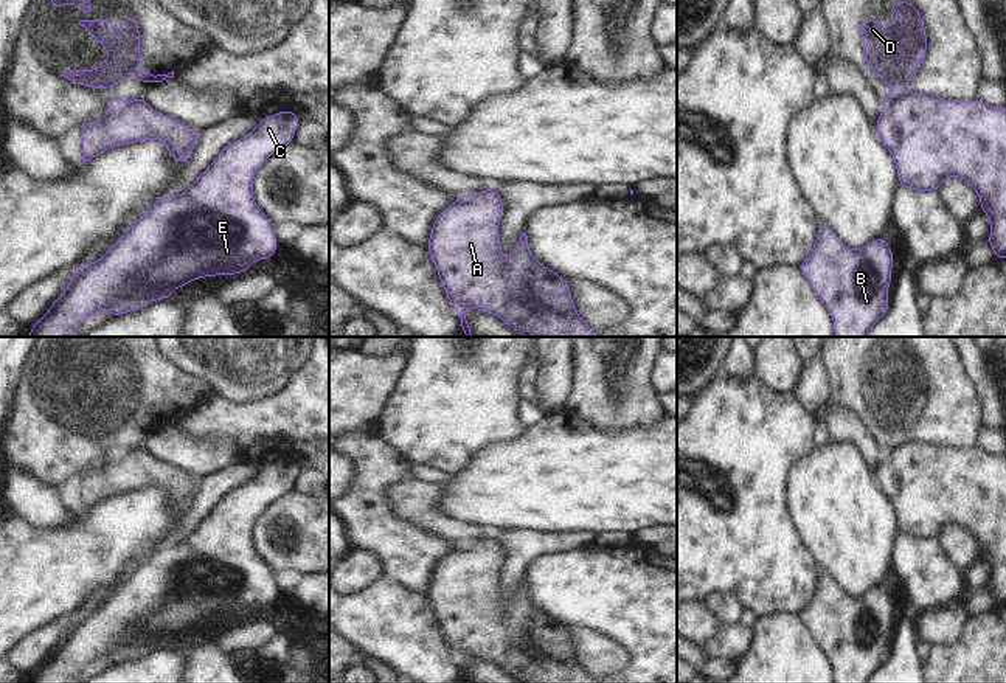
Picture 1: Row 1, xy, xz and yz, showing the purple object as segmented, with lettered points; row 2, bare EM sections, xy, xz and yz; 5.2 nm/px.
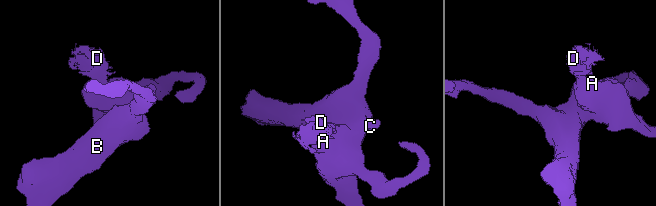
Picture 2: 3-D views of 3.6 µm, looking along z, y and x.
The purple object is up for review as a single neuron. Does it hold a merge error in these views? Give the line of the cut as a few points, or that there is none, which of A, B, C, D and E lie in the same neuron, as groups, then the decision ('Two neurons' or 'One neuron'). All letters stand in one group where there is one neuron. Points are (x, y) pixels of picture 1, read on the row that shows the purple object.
Split along yz (916, 93), (899, 97), (884, 107). Groups: A B C E / D. Two neurons

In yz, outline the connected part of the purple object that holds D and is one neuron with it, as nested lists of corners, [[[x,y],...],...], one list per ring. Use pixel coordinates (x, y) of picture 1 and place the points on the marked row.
[[[890,2],[888,6],[900,19],[890,20],[886,31],[880,20],[862,20],[860,25],[863,59],[880,81],[893,87],[893,92],[882,98],[883,107],[916,95],[908,92],[905,84],[924,64],[927,53],[927,33],[916,6],[911,2]]]

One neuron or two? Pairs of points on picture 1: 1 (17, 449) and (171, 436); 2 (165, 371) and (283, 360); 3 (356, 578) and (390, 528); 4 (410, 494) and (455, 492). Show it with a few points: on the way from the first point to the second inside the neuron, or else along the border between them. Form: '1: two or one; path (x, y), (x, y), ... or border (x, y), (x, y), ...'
1: two; border (173, 424), (154, 430), (142, 446)
2: two; border (162, 353), (193, 376), (201, 377), (213, 391)
3: two; border (353, 547), (368, 550), (376, 558), (381, 578)
4: two; border (440, 485), (443, 491), (441, 509), (466, 522)

